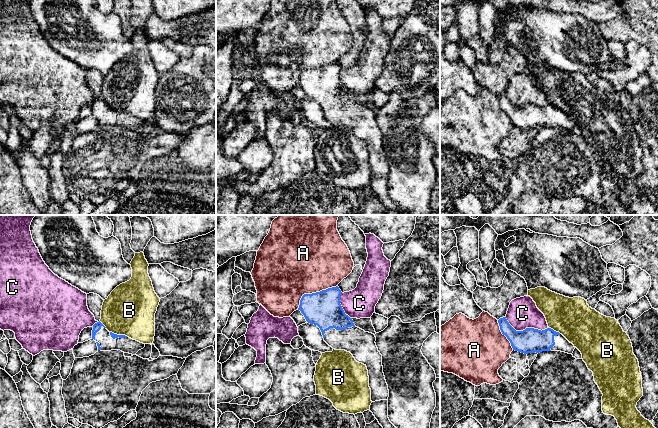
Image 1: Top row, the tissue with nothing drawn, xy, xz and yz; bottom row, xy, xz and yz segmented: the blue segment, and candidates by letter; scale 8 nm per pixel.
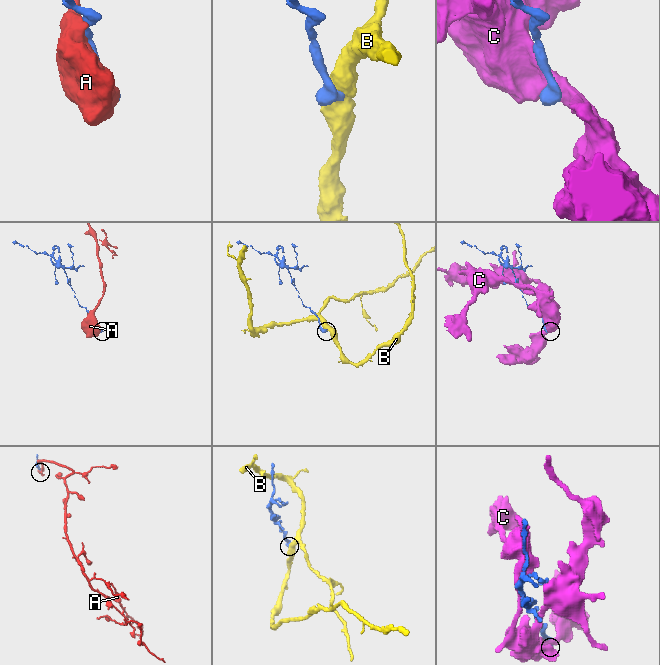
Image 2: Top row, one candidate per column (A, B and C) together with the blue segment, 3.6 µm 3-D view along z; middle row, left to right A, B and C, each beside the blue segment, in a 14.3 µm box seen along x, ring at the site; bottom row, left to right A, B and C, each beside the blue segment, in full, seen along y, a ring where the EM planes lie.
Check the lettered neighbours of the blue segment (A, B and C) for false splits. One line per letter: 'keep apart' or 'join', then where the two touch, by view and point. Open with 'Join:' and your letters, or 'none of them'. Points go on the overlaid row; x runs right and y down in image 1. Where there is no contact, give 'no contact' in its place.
Join: none of them
A: keep apart | xz (313, 293)
B: keep apart | yz (555, 331)
C: keep apart | yz (526, 328)

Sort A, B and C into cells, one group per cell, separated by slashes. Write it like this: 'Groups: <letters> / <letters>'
Groups: A / B / C

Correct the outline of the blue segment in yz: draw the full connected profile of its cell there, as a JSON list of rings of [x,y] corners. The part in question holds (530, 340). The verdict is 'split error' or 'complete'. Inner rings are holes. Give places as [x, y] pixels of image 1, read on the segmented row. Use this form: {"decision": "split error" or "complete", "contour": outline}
{"decision": "split error", "contour": [[[506,317],[498,320],[500,330],[510,341],[513,350],[528,354],[542,351],[561,351],[572,354],[575,347],[562,334],[551,328],[538,330],[526,328],[516,331]]]}

